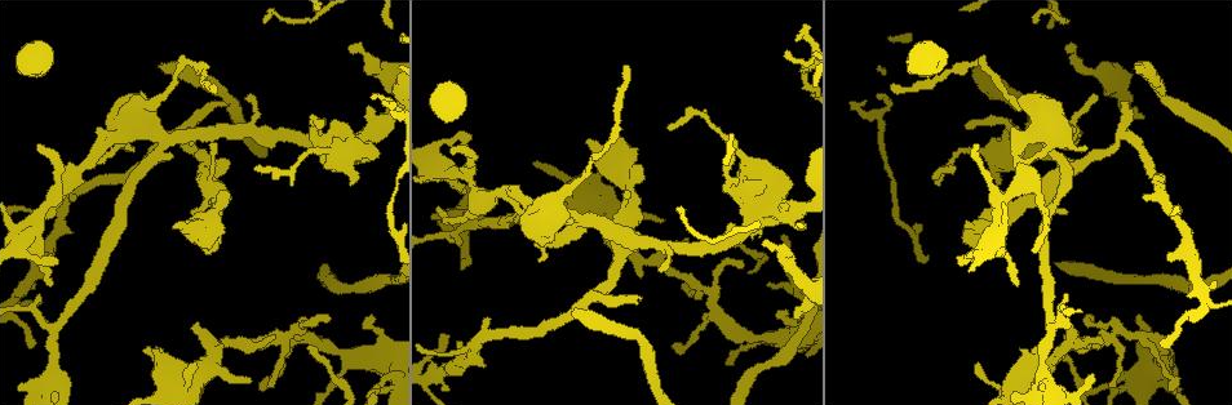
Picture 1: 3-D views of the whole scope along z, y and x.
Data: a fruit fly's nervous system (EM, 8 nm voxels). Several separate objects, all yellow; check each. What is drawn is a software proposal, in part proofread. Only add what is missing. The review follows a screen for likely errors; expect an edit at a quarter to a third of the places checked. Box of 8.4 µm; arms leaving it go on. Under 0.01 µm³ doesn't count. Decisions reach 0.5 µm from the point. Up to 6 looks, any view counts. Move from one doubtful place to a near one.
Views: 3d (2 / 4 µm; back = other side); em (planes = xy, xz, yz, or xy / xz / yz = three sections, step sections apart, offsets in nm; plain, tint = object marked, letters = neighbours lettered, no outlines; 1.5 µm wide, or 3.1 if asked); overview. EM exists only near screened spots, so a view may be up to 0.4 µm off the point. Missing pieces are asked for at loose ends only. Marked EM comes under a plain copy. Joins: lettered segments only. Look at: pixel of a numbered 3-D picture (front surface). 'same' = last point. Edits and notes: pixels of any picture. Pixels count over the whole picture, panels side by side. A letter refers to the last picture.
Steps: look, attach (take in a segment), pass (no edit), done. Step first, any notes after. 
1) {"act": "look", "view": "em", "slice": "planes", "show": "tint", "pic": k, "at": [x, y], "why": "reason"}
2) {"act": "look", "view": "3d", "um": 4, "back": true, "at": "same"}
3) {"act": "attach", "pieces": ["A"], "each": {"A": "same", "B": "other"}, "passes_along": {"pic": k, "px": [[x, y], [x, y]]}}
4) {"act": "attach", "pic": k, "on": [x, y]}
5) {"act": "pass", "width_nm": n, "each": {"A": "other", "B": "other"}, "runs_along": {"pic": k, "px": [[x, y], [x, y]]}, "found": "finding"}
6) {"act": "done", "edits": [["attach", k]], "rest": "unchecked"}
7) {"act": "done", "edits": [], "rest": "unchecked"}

{"act": "look", "view": "em", "slice": "planes", "show": "letters", "pic": 1, "at": [143, 349], "why": "branch stops here"}

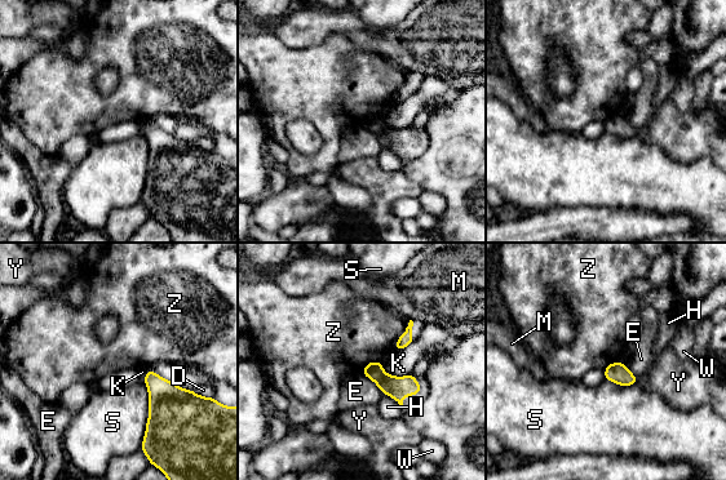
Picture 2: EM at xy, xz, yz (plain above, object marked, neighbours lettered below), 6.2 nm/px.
{"act": "pass", "each": {"D": "other", "E": "other", "H": "other", "K": "other", "M": "other", "S": "other", "W": "other", "Y": "other", "Z": "other"}, "border": {"pic": 2, "px": [[406, 328], [393, 349]]}, "found": "none of them fits"}

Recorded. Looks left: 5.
{"act": "look", "view": "em", "slice": "planes", "show": "letters", "pic": 1, "at": [1064, 335], "why": "free end"}

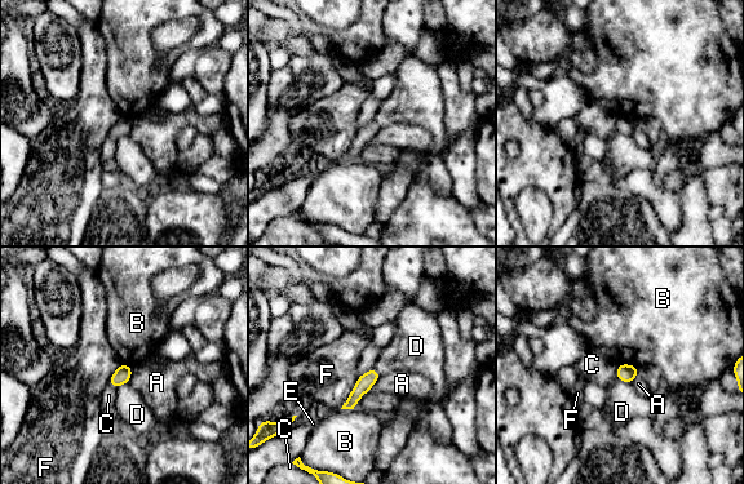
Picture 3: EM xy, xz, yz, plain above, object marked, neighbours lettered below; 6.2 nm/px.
{"act": "pass", "each": {"A": "other", "B": "other", "C": "other", "D": "other", "E": "other", "F": "other"}, "runs_along": {"pic": 3, "px": [[373, 373], [346, 405]]}, "found": "no lettered segment goes on from it"}

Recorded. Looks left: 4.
{"act": "look", "view": "em", "slice": "xz", "step": 8, "show": "tint", "pic": 1, "at": [461, 269], "why": "free end"}

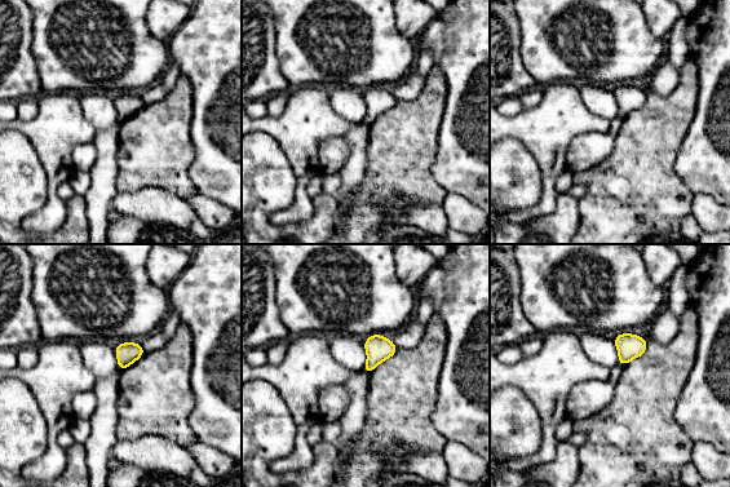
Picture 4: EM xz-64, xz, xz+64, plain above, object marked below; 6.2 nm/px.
{"act": "look", "view": "em", "slice": "planes", "show": "tint", "at": "same"}

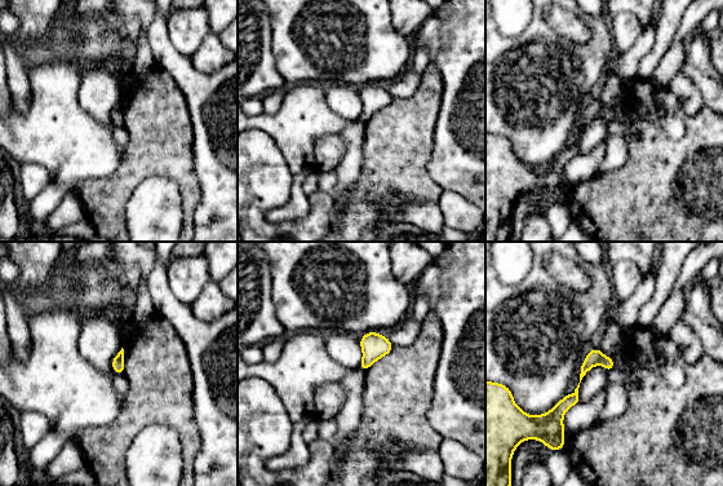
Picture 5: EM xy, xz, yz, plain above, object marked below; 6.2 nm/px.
{"act": "look", "view": "em", "slice": "planes", "show": "letters", "at": "same", "why": "see the neighbours"}

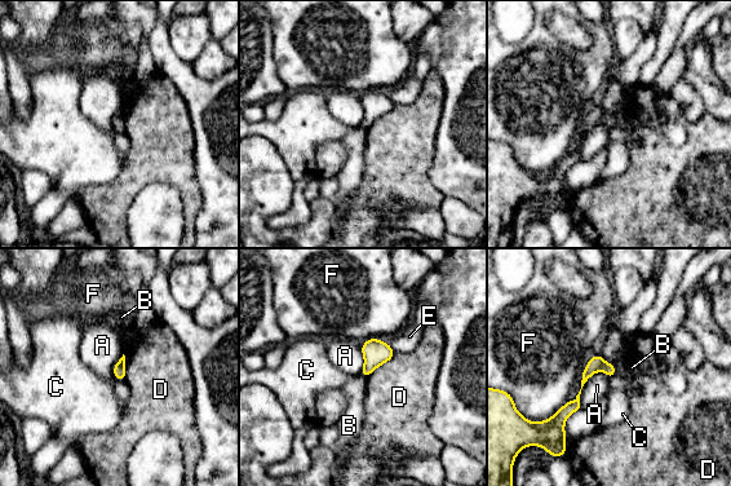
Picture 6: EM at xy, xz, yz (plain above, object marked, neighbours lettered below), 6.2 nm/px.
{"act": "pass", "each": {"A": "other", "B": "other", "C": "other", "D": "other", "E": "other", "F": "other"}, "runs_along": {"pic": 6, "px": [[611, 367], [594, 367], [576, 401], [552, 422]]}, "found": "none of them fits"}

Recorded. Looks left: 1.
{"act": "done", "edits": [], "rest": "unchecked"}

